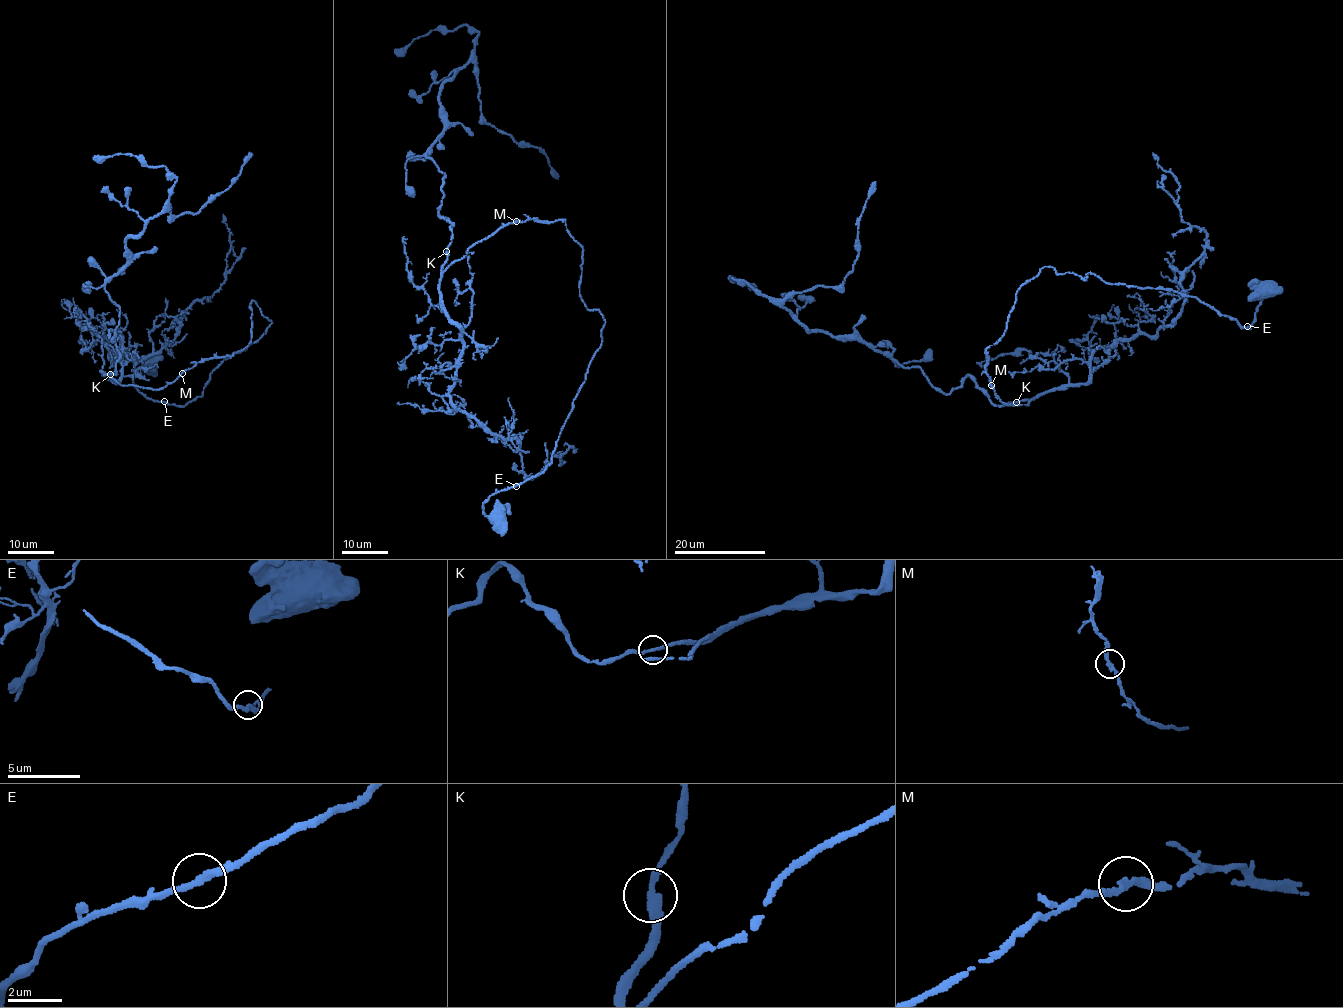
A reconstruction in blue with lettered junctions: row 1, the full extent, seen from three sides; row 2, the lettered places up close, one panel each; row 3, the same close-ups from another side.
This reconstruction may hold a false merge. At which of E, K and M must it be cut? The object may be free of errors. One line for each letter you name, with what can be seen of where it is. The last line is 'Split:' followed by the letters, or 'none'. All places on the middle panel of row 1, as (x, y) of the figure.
Split: none

